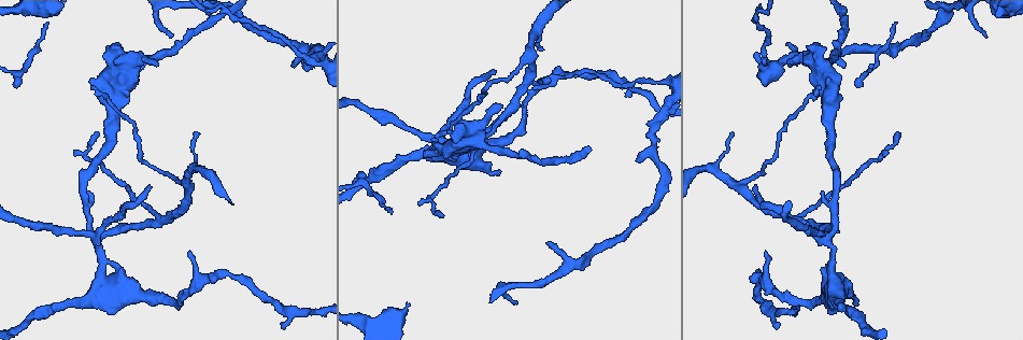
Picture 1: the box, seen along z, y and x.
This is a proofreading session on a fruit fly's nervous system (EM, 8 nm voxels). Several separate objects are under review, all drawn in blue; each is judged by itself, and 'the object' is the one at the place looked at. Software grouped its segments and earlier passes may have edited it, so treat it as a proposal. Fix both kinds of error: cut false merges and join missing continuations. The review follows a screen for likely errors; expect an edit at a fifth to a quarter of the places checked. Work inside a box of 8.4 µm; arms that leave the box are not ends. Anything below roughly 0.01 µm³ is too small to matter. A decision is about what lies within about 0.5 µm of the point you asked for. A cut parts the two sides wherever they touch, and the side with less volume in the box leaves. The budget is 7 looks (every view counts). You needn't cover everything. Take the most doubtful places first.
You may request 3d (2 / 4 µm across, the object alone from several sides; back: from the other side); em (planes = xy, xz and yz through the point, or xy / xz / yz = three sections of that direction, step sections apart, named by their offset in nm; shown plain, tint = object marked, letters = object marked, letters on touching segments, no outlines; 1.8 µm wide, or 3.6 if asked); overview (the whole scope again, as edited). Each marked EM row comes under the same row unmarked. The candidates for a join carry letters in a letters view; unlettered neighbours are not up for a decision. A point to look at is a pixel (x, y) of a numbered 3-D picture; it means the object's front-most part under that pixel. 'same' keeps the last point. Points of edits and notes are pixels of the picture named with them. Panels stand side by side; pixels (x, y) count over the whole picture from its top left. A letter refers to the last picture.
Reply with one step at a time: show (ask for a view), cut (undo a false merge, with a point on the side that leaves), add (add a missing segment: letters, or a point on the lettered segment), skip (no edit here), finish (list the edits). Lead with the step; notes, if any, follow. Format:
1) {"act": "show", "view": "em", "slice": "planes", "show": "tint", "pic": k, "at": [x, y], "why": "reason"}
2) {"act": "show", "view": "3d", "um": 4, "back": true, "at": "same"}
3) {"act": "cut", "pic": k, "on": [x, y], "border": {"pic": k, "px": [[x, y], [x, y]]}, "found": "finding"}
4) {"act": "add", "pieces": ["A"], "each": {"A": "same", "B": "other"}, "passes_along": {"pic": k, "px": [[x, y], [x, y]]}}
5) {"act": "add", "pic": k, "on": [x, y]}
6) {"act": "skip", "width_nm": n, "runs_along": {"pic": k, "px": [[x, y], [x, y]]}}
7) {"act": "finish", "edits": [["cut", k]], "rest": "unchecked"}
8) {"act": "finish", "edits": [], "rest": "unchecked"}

{"act": "show", "view": "3d", "um": 4, "pic": 1, "at": [98, 237], "why": "four or more arms meet"}

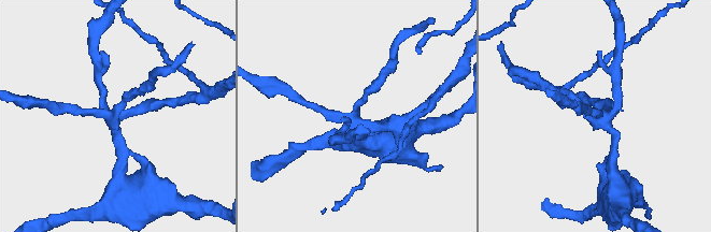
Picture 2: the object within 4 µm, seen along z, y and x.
{"act": "show", "view": "em", "slice": "planes", "show": "letters", "pic": 2, "at": [607, 119], "why": "need the tissue"}

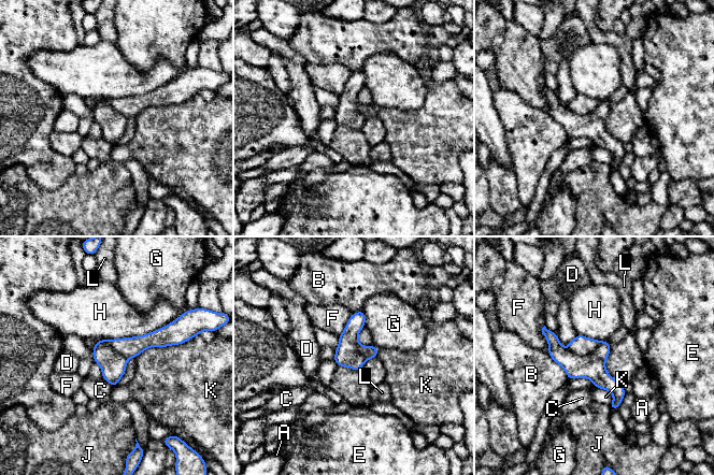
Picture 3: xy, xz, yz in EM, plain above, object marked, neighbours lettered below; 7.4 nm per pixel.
{"act": "cut", "pic": 3, "on": [581, 345], "width_nm": 220, "each": {"A": "other", "B": "other", "C": "other", "D": "other", "E": "other", "F": "other", "G": "other", "H": "other", "J": "other", "K": "other", "L": "other"}, "border": {"pic": 3, "px": [[600, 342], [586, 355], [568, 348]]}, "found": "a second neuron is stuck on"}

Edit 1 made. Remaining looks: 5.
{"act": "show", "view": "em", "slice": "xz", "step": 8, "show": "letters", "pic": 1, "at": [292, 66], "why": "branch stops here"}

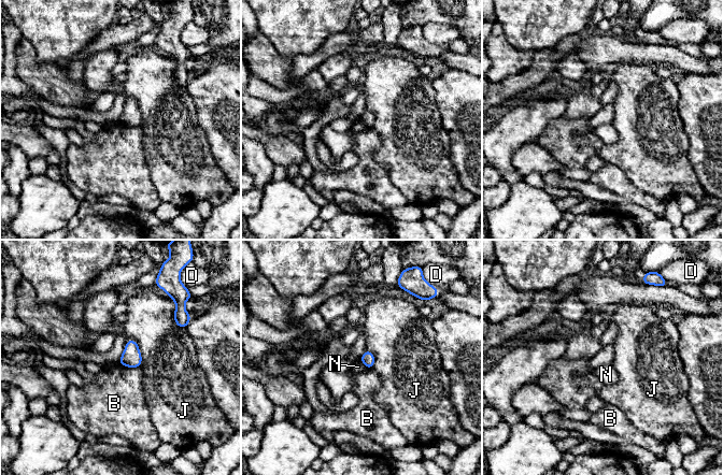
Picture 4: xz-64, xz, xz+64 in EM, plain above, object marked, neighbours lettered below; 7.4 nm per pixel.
{"act": "skip", "longest_contact_nm": ["J", 240], "each": {"B": "other", "D": "other", "J": "other", "N": "other"}, "border": {"pic": 4, "px": [[359, 361], [369, 369]]}, "found": "no lettered segment goes on from it"}

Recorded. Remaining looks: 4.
{"act": "show", "view": "em", "slice": "xz", "step": 4, "show": "letters", "pic": 1, "at": [858, 303], "why": "an open end"}

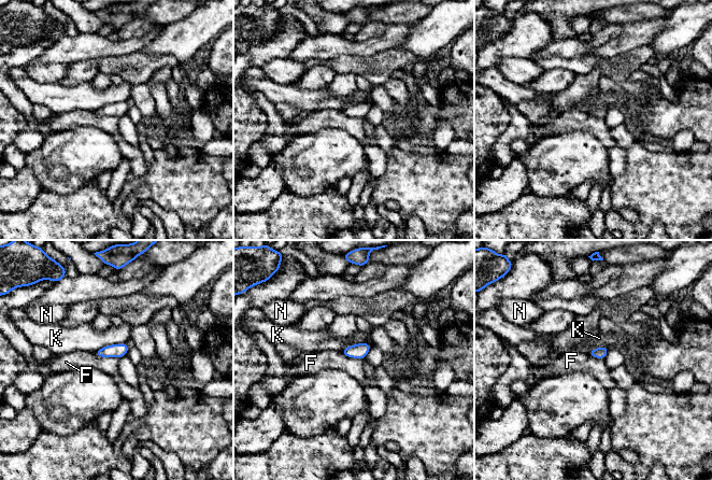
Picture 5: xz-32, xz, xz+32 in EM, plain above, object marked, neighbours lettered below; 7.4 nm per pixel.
{"act": "show", "view": "em", "slice": "yz", "step": 4, "show": "letters", "at": "same", "why": "cut it another way"}

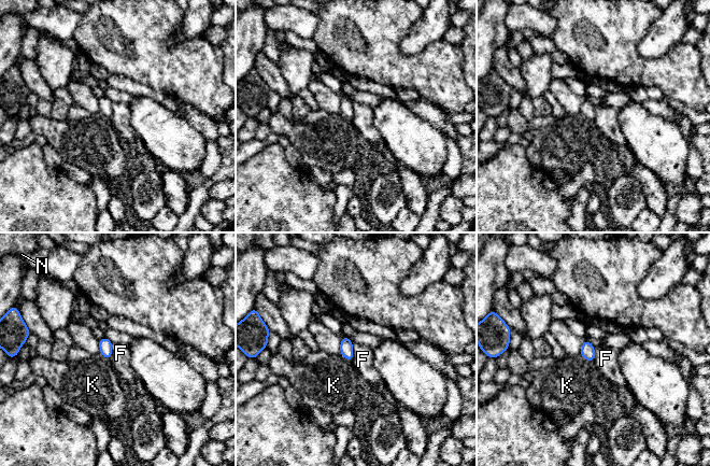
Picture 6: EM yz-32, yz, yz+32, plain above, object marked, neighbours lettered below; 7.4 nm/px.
{"act": "skip", "width_nm": 100, "each": {"F": "other", "K": "other", "N": "other"}, "border": {"pic": 6, "px": [[354, 343], [353, 358], [351, 361]]}, "found": "no lettered segment goes on from it"}

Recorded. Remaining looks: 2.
{"act": "finish", "edits": [["cut", 3]], "rest": "unchecked"}

